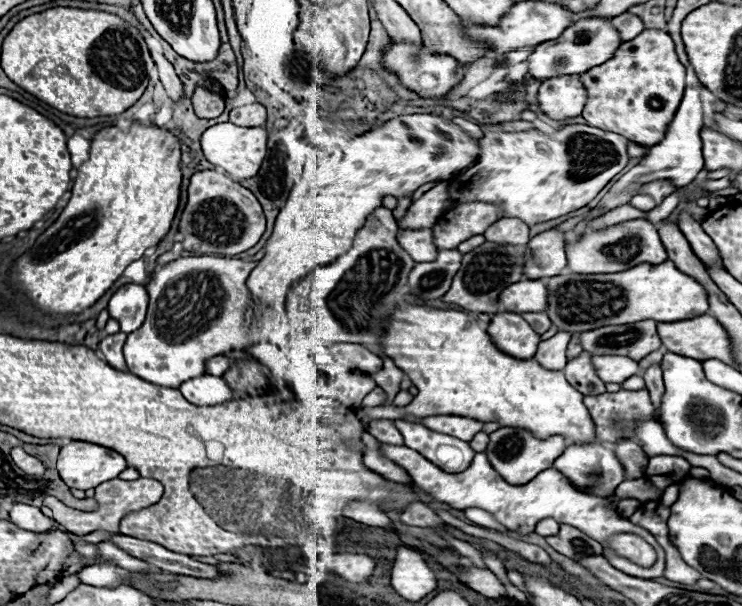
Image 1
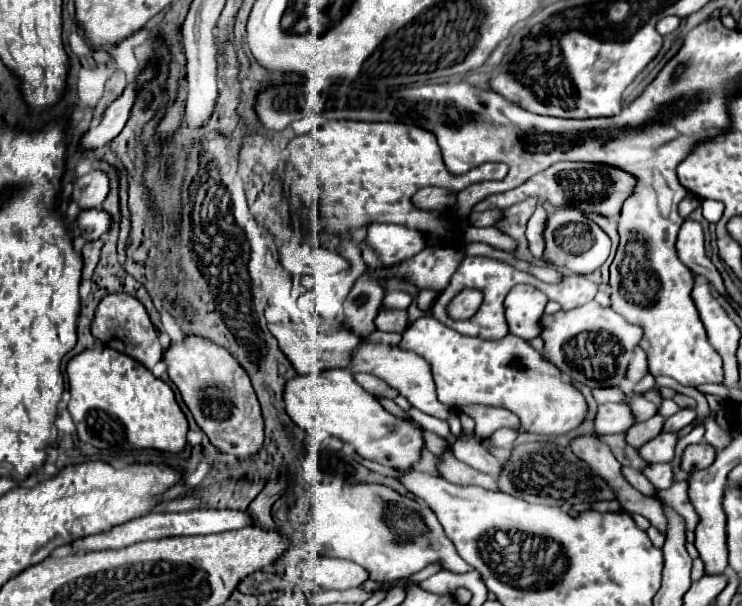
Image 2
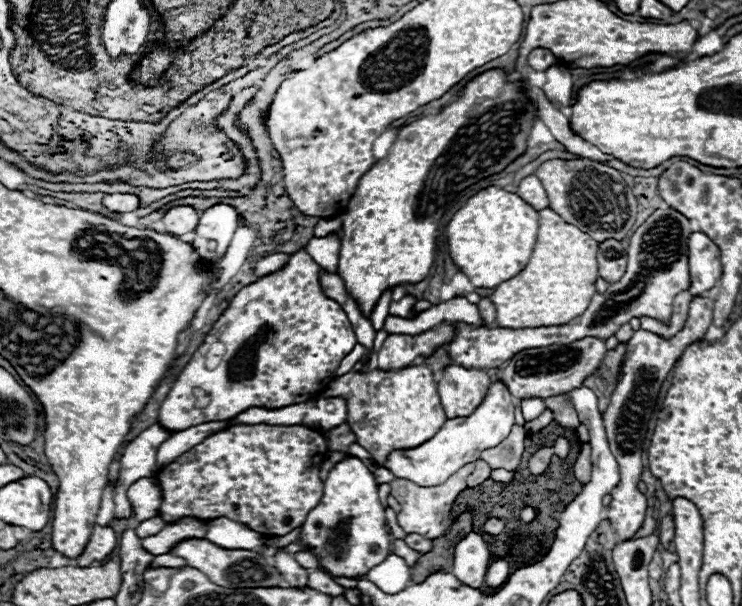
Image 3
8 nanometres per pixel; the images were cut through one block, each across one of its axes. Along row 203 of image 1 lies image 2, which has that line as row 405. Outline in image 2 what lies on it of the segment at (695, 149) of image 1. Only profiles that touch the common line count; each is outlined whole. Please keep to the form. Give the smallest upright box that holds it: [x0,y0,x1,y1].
[594,404,636,434]

